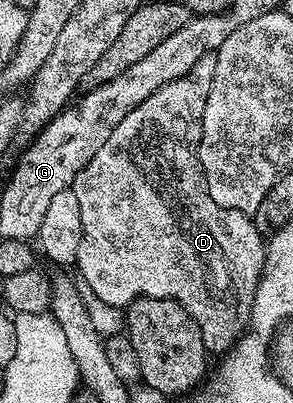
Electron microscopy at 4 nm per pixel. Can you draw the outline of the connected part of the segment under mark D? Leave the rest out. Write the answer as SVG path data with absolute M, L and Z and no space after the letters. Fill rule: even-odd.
M206 54L200 60L196 60L196 64L187 74L172 80L172 84L164 84L164 88L152 92L152 96L148 96L148 100L144 100L144 104L132 108L132 112L128 112L128 116L124 116L124 120L120 120L120 124L116 124L116 128L112 132L112 136L108 136L104 148L100 148L100 152L96 152L96 156L92 156L90 163L78 173L72 189L76 200L80 200L80 222L82 224L82 239L80 240L76 270L79 270L80 278L87 282L92 292L105 303L121 308L129 306L137 298L171 298L176 300L193 316L196 324L200 324L200 332L207 352L211 355L222 356L242 337L250 325L252 304L266 259L266 242L264 235L254 227L254 219L251 215L241 214L228 208L220 208L220 204L216 204L216 200L212 200L202 165L198 159L204 104L208 100L208 92L212 88L215 72L215 55Z

